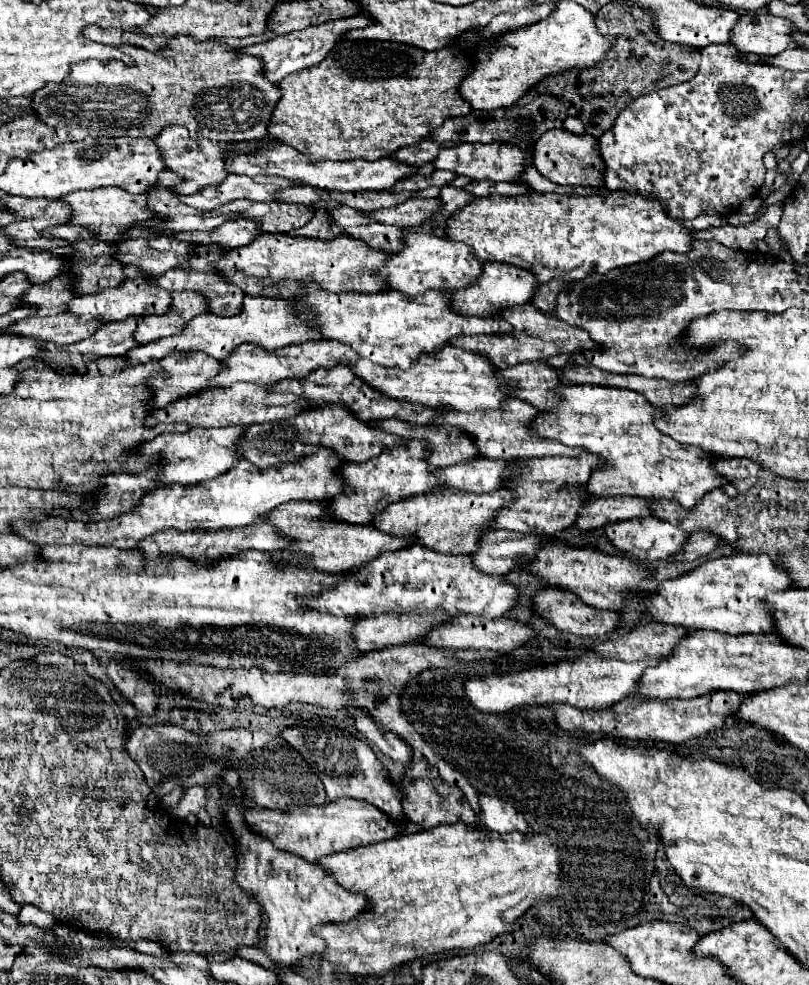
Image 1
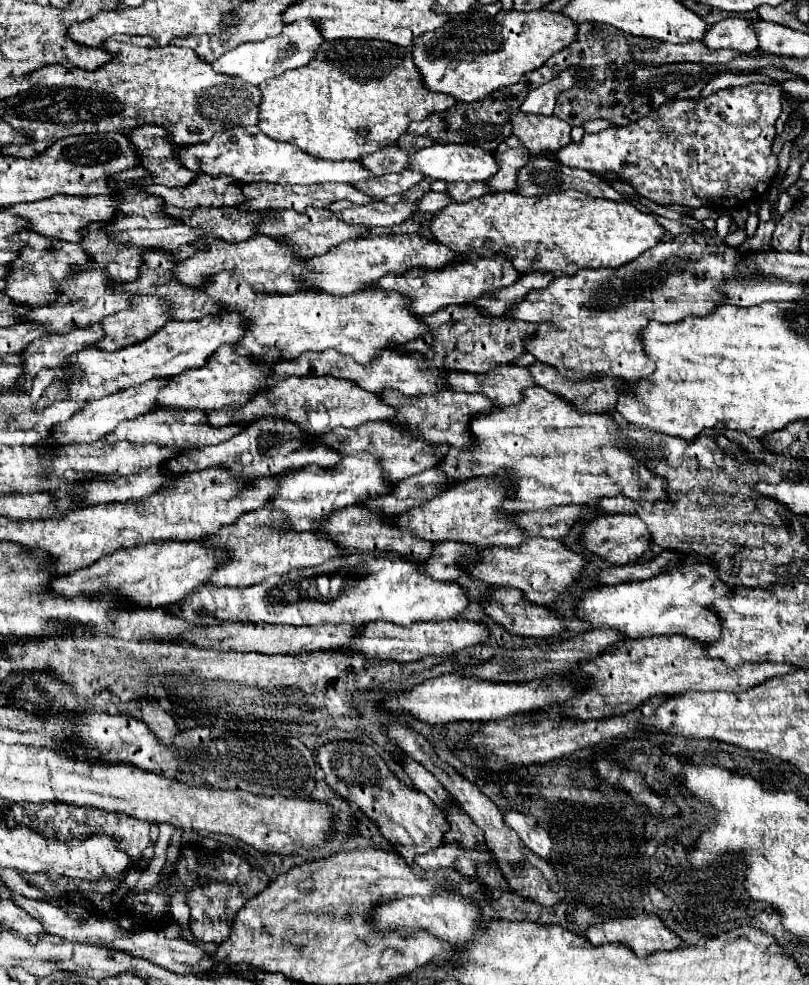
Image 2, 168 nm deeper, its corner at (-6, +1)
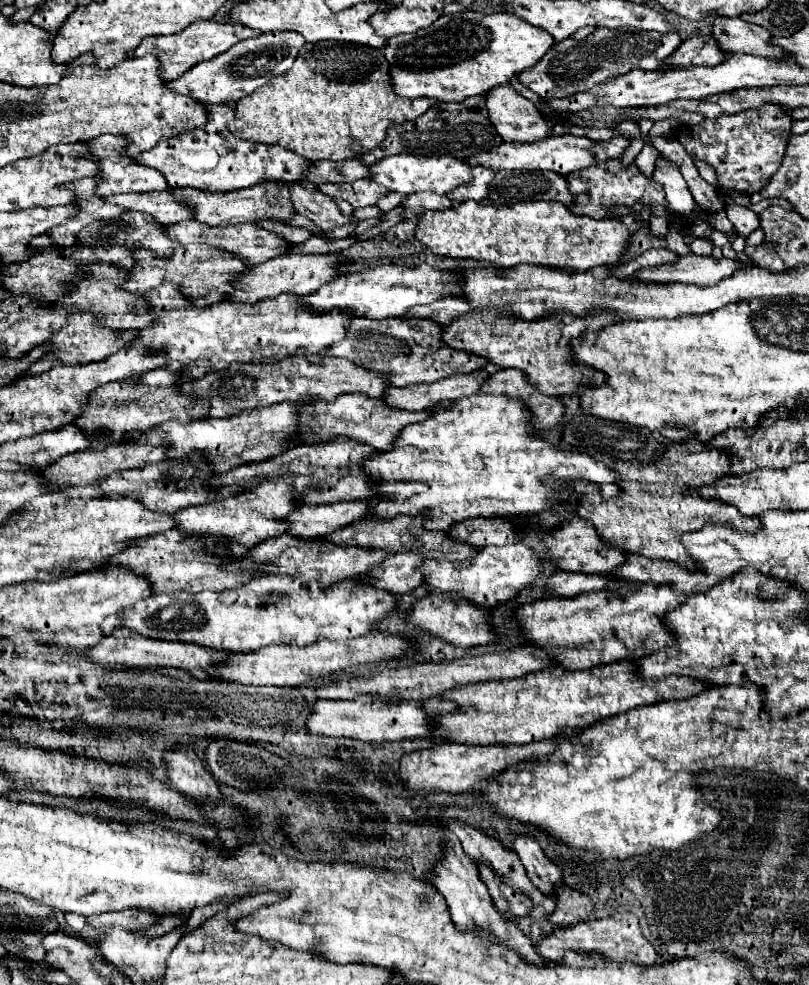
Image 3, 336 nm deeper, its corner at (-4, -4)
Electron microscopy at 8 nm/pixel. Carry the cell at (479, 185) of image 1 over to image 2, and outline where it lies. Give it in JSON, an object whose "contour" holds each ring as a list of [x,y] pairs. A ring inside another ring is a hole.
{"contour":[[[460,182],[460,184],[448,184],[446,194],[452,198],[452,202],[468,202],[470,198],[490,194],[490,188],[484,182]]]}

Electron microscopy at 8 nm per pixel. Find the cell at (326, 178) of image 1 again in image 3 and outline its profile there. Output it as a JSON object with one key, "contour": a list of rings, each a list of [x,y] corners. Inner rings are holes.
{"contour":[[[208,105],[208,125],[188,133],[188,137],[170,137],[158,143],[154,149],[140,153],[136,161],[158,169],[168,179],[170,187],[196,187],[206,191],[236,191],[258,185],[262,181],[294,183],[306,177],[312,161],[300,157],[280,145],[250,143],[236,137],[228,129],[228,121],[234,117],[234,109],[228,105]]]}

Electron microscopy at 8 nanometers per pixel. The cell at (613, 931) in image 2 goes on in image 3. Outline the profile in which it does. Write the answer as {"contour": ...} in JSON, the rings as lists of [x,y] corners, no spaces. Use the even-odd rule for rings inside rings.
{"contour":[[[618,913],[612,917],[604,917],[604,919],[592,919],[592,921],[584,921],[578,925],[572,925],[568,929],[562,931],[554,931],[548,937],[544,937],[542,941],[538,941],[538,953],[546,959],[546,961],[562,961],[564,951],[600,951],[602,955],[606,955],[612,961],[632,961],[632,963],[642,963],[642,965],[654,965],[658,961],[658,953],[656,949],[644,939],[640,927],[638,927],[638,917],[632,913]]]}

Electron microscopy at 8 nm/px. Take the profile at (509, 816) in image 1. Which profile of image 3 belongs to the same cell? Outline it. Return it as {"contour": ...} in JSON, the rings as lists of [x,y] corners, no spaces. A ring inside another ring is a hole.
{"contour":[[[522,833],[522,835],[516,835],[516,839],[514,839],[514,843],[512,843],[512,849],[518,853],[522,865],[526,867],[526,873],[528,873],[530,881],[532,881],[544,895],[550,895],[554,883],[560,883],[560,881],[562,881],[562,873],[560,873],[558,867],[544,855],[540,843],[538,843],[532,835]]]}

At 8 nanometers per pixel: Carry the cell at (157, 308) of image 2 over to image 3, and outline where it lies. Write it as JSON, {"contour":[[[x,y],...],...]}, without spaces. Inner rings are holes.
{"contour":[[[90,311],[76,313],[74,317],[68,319],[68,325],[64,329],[60,329],[60,333],[52,335],[52,347],[50,347],[50,351],[42,359],[38,359],[28,369],[28,373],[42,373],[42,371],[52,369],[54,365],[80,365],[80,363],[102,361],[104,357],[108,357],[108,355],[116,353],[118,349],[122,349],[134,337],[138,337],[136,329],[114,331],[114,329],[108,329],[106,325],[102,325],[100,317],[94,317],[94,313],[90,313]]]}

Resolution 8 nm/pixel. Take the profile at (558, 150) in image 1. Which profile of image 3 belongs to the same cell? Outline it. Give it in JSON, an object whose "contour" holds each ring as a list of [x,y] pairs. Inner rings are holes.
{"contour":[[[500,85],[486,97],[490,121],[504,141],[532,143],[552,137],[554,125],[540,115],[532,101],[514,91],[512,85]]]}

